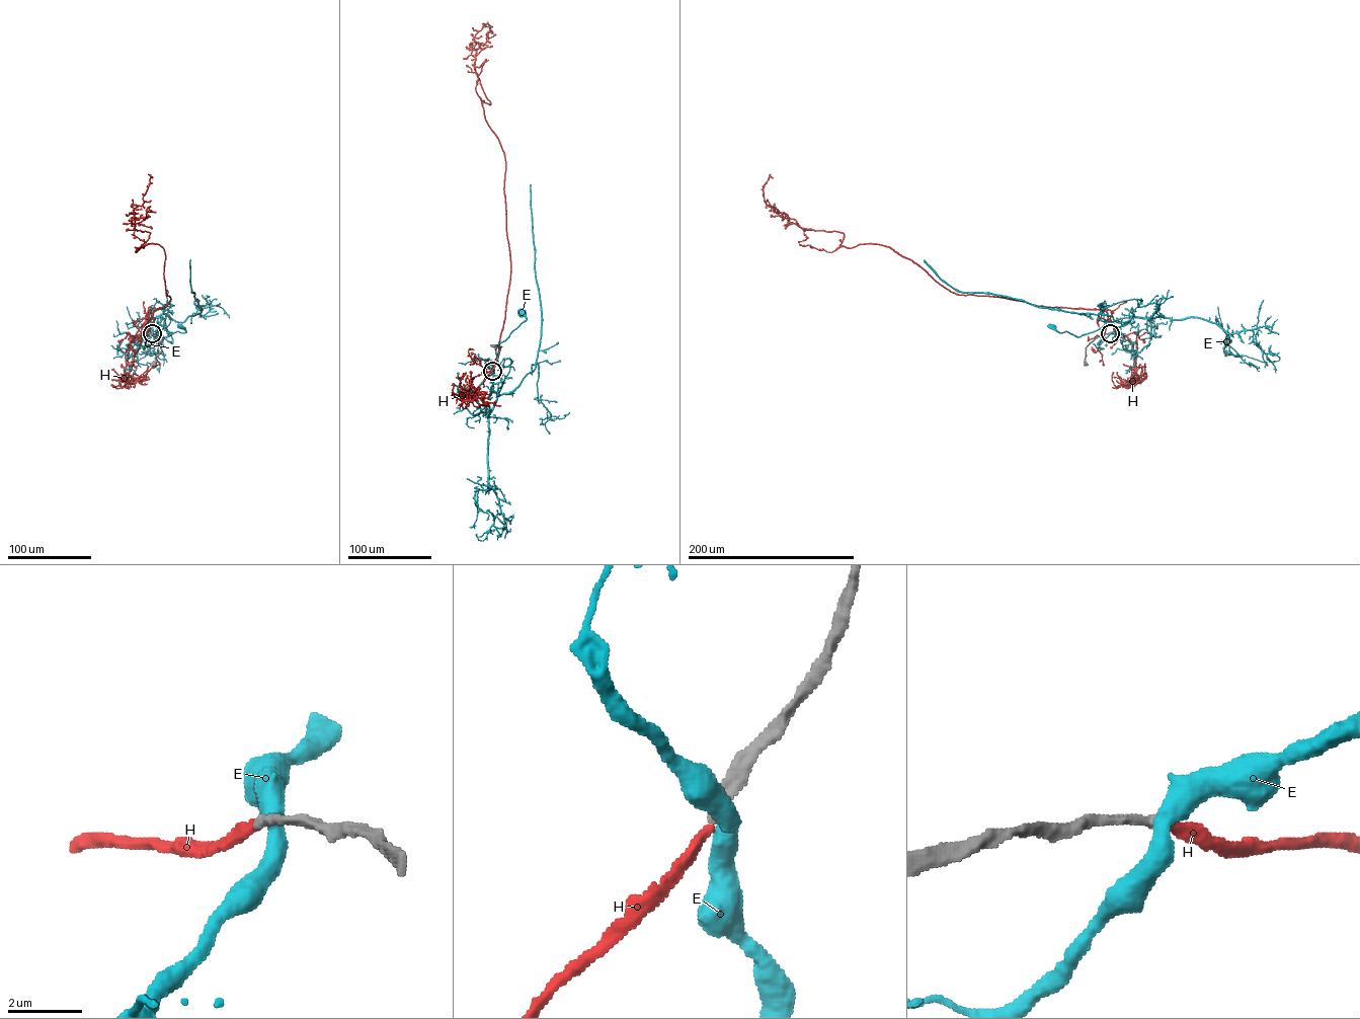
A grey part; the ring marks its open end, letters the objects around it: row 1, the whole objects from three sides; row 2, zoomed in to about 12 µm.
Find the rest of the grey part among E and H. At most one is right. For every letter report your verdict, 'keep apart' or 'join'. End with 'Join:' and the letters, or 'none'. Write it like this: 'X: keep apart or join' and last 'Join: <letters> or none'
E: keep apart
H: join
Join: H

